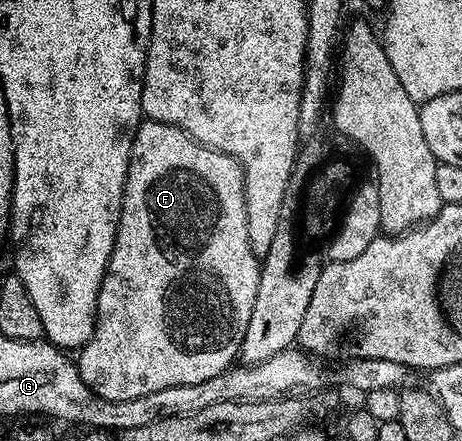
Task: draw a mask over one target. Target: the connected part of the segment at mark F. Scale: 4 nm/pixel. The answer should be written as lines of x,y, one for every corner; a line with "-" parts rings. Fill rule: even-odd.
143,121
134,133
134,143
130,146
126,187
122,193
122,211
118,217
118,231
110,253
110,262
106,265
106,275
102,277
102,287
98,293
94,331
86,345
81,347
79,354
82,355
76,358
84,384
104,400
135,400
137,397
159,392
160,389
172,388
176,384
200,384
231,369
242,348
242,337
248,328
248,316
252,316
252,304
256,304
261,271
259,255
252,252
252,244
248,240
246,190
242,187
242,168
237,160
231,154
222,154
194,142
180,128
163,122

